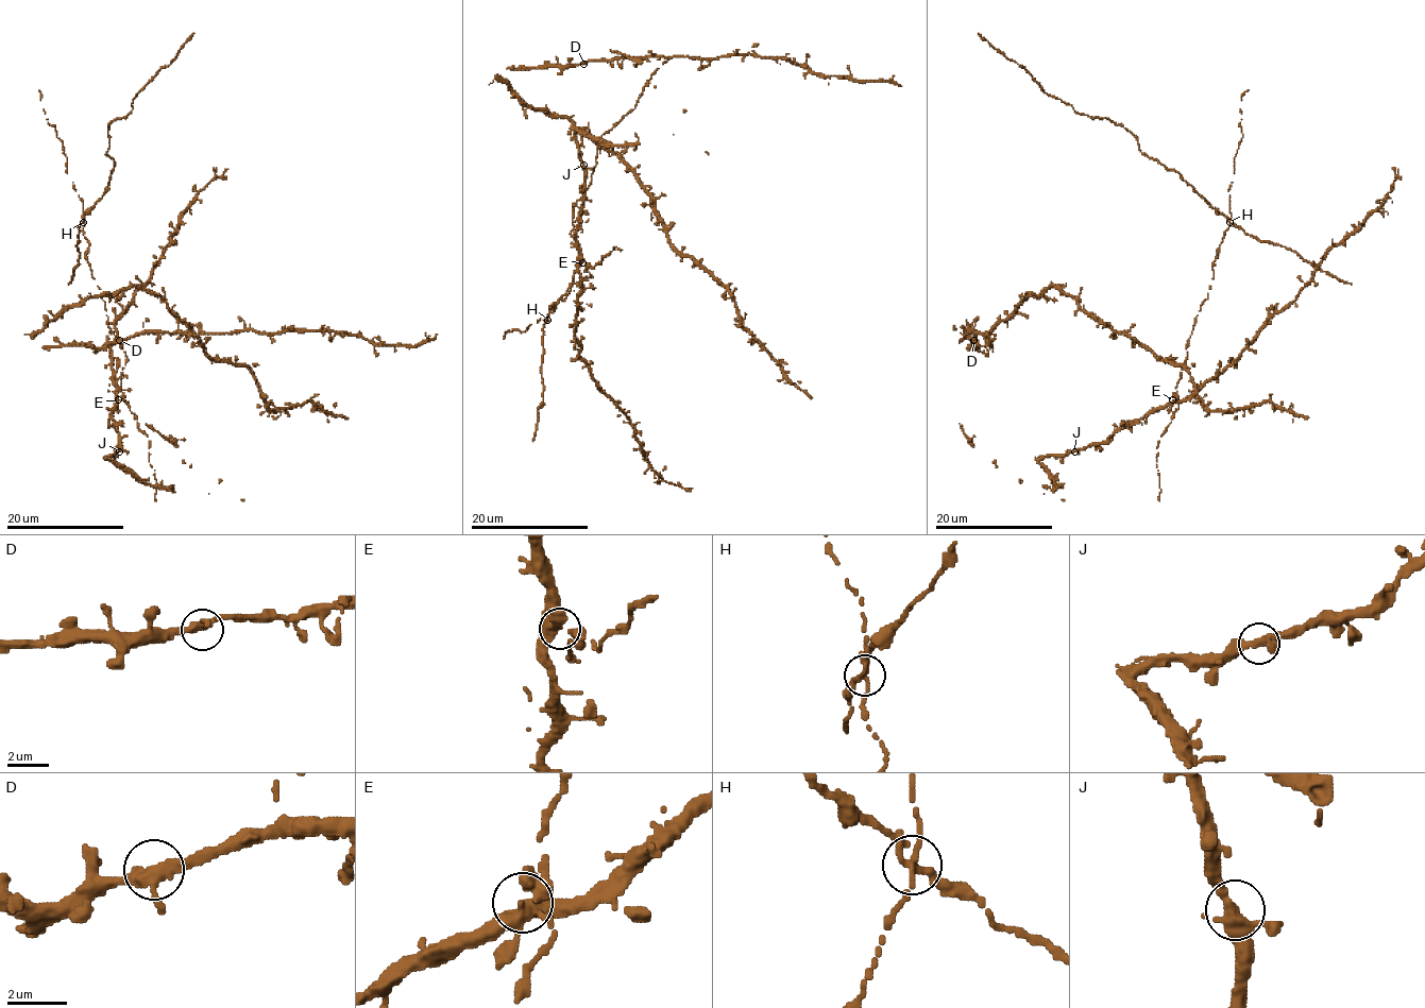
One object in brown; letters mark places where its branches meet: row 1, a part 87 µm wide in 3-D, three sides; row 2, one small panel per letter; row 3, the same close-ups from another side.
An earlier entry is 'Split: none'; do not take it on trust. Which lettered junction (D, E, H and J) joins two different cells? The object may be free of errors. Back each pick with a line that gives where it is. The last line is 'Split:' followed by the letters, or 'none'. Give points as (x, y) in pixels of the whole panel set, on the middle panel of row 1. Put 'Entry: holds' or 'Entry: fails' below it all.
H: Place: (547, 320)
Split: H
Entry: fails

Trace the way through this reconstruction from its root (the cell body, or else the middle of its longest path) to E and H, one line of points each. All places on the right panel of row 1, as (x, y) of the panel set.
E: (1073, 449), (1100, 445), (1125, 425), (1136, 423), (1172, 399)
H: (1073, 449), (1100, 445), (1172, 399), (1230, 221)

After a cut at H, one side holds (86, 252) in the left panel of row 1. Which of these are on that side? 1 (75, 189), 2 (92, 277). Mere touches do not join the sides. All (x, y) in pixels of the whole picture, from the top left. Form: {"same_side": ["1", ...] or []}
{"same_side": ["1", "2"]}

